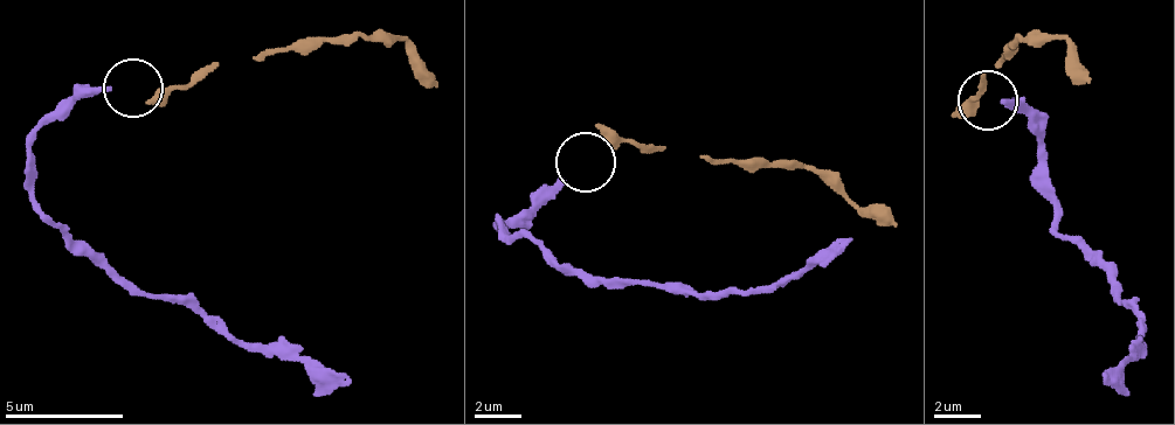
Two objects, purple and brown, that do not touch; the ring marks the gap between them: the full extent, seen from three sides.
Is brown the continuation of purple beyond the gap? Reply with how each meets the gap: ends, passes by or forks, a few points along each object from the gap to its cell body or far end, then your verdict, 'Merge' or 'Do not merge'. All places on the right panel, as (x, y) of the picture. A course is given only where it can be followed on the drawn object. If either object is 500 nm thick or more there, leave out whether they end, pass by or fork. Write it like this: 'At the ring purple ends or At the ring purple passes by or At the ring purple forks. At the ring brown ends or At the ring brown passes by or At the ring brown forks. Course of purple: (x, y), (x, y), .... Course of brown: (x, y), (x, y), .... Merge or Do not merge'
Course of purple: (1000, 98), (1009, 98), (1043, 148), (1057, 230), (1090, 258), (1124, 302), (1129, 300), (1141, 345), (1103, 383). Course of brown: (975, 102), (985, 70), (1022, 40), (1062, 39), (1090, 84). Do not merge

